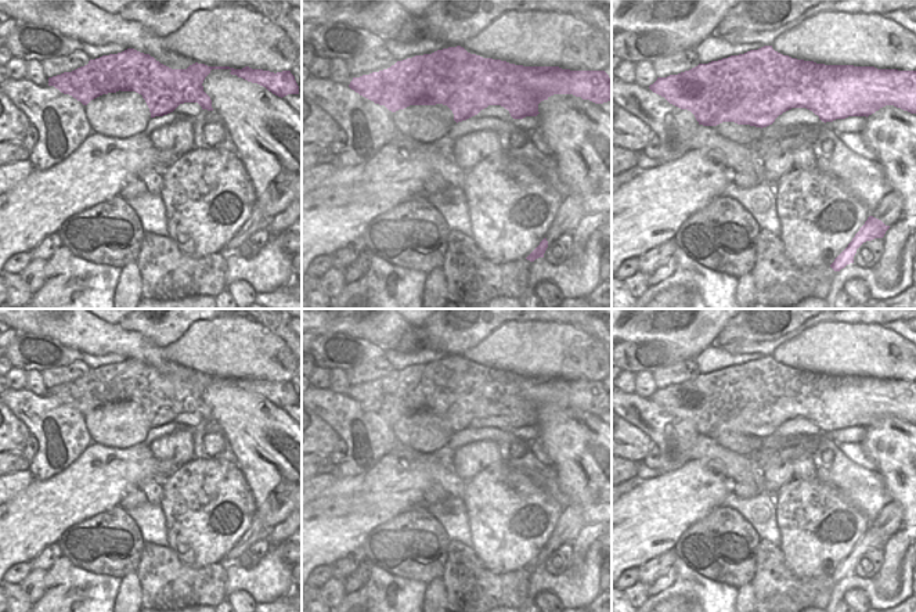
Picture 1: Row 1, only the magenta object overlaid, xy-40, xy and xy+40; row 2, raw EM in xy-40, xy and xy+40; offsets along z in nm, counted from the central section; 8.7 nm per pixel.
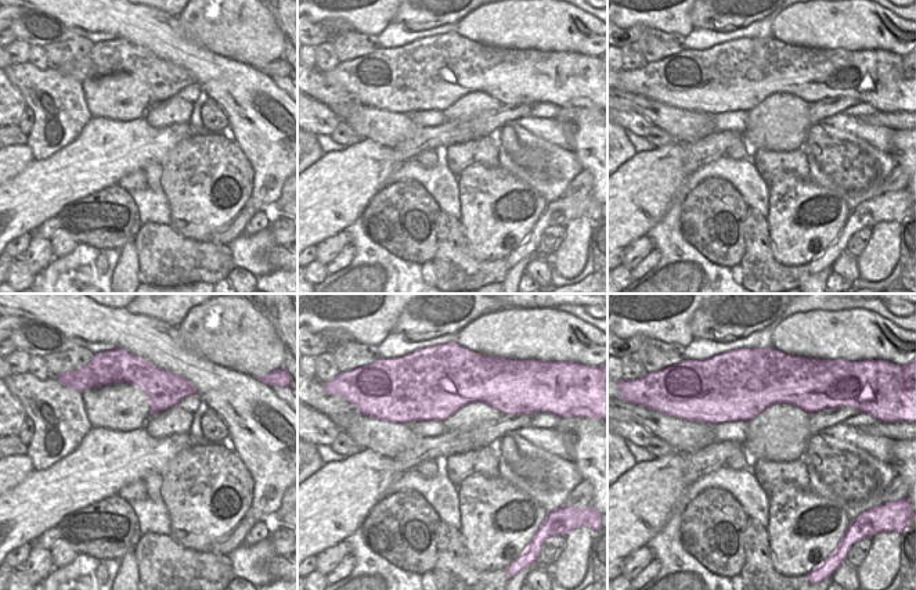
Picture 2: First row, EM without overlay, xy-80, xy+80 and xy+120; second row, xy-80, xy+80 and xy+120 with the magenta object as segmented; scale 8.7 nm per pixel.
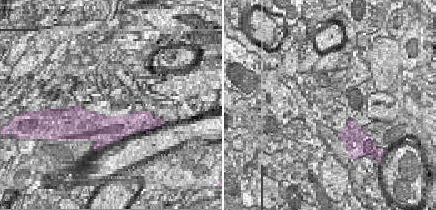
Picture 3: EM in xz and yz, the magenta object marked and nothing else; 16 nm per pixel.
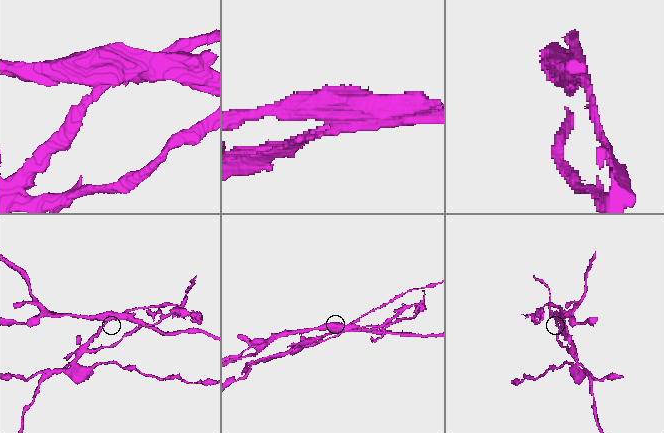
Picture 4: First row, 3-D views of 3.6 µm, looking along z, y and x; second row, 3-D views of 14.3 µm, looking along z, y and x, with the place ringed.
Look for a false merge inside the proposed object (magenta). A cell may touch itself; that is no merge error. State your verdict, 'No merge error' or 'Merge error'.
Merge error

